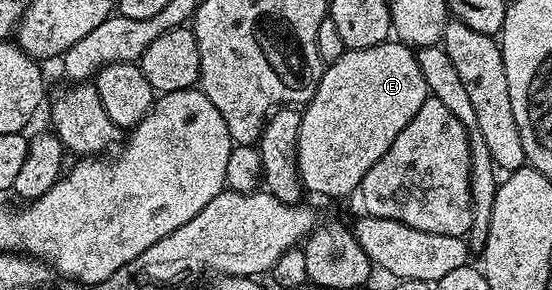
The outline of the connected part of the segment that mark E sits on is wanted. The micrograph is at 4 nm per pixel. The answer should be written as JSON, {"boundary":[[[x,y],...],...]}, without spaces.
{"boundary":[[[388,42],[377,46],[369,46],[368,48],[344,50],[341,58],[337,58],[337,62],[324,67],[323,76],[319,79],[319,85],[313,94],[313,98],[302,109],[301,130],[297,138],[297,166],[299,167],[299,177],[304,189],[308,193],[316,192],[319,196],[347,196],[350,192],[354,193],[362,184],[365,174],[369,174],[369,170],[379,161],[381,154],[385,154],[385,150],[389,150],[389,146],[393,146],[393,138],[397,138],[397,134],[401,134],[401,130],[405,130],[405,126],[409,126],[413,114],[417,114],[417,110],[421,110],[421,106],[428,99],[429,93],[425,86],[425,78],[421,74],[421,66],[417,66],[415,52],[408,48],[406,44]]]}

